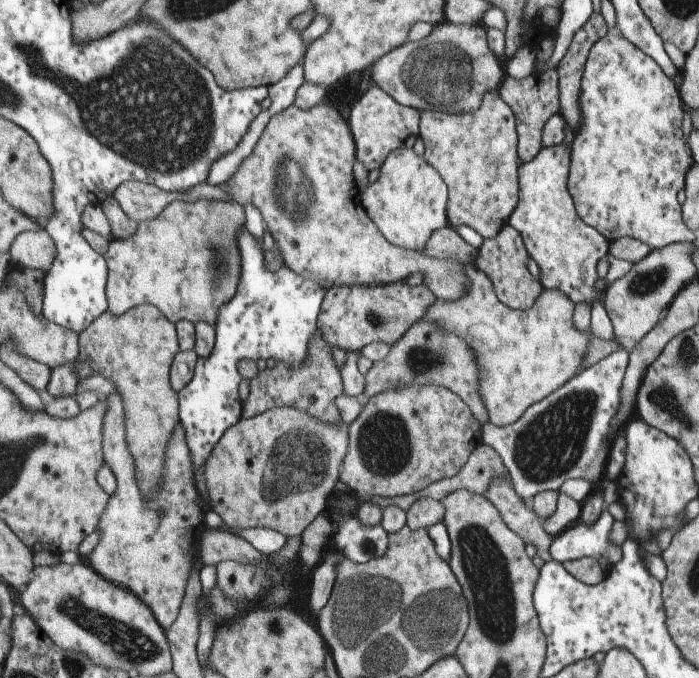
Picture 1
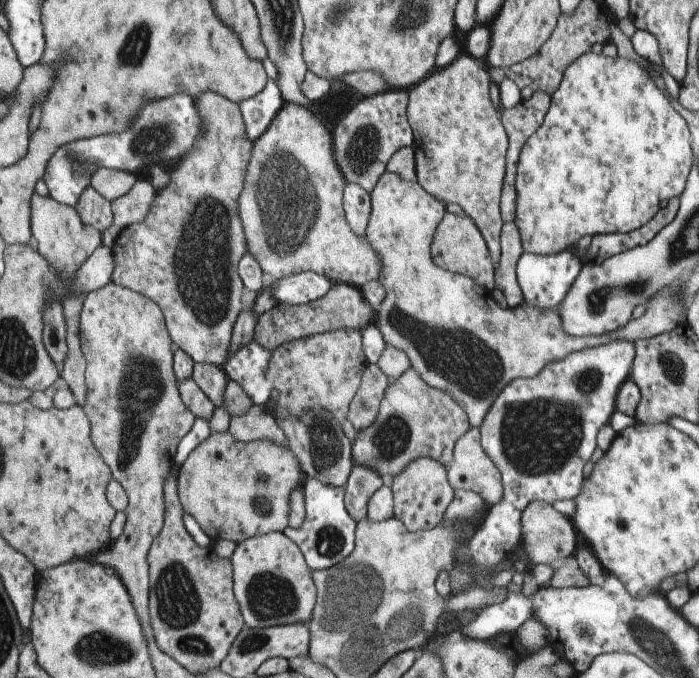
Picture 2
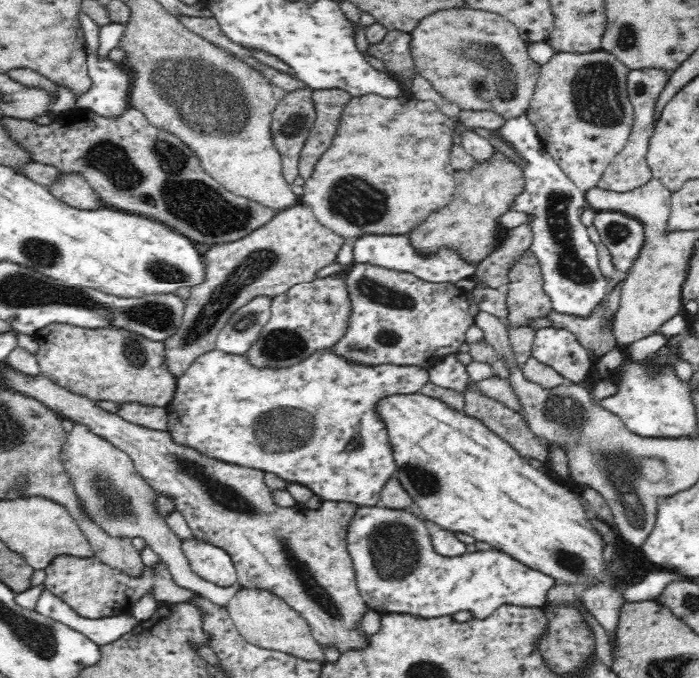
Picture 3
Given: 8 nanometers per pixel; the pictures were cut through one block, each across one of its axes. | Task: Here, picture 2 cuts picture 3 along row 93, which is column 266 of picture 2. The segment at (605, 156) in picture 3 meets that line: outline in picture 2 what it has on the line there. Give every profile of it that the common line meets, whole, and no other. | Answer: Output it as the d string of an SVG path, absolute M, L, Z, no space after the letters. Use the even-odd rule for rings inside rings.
M263 534L235 544L229 558L233 566L233 594L239 604L245 628L261 630L287 626L295 622L307 624L317 602L317 586L299 546L285 534Z

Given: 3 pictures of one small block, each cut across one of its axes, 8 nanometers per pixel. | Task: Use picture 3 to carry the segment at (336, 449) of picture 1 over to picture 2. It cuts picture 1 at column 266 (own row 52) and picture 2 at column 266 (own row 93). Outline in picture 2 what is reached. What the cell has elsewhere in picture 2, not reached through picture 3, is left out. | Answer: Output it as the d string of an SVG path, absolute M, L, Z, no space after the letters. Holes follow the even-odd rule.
M213 432L183 462L177 478L177 494L183 510L195 518L195 522L213 542L229 540L233 544L239 544L263 534L283 534L289 526L291 492L301 488L305 480L307 476L287 444L279 446L269 440L255 440L245 444L235 440L229 432Z

